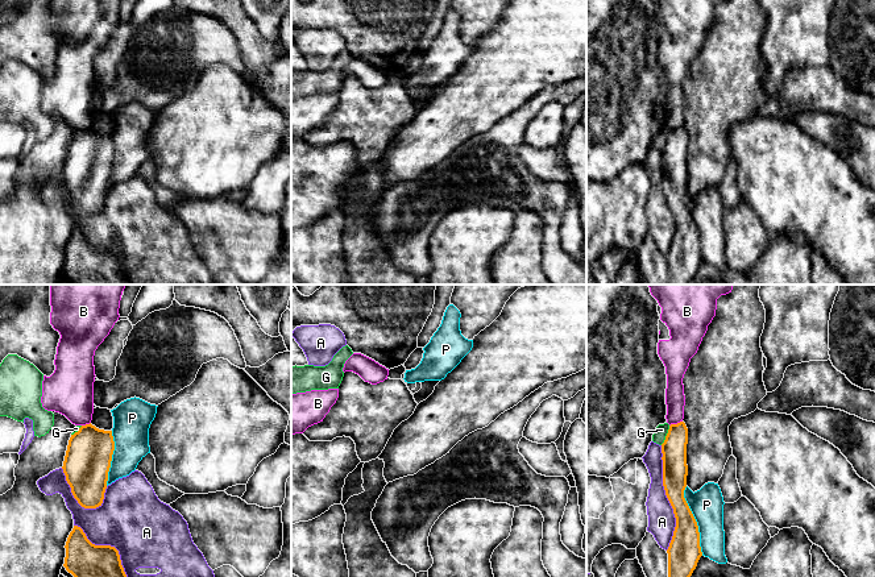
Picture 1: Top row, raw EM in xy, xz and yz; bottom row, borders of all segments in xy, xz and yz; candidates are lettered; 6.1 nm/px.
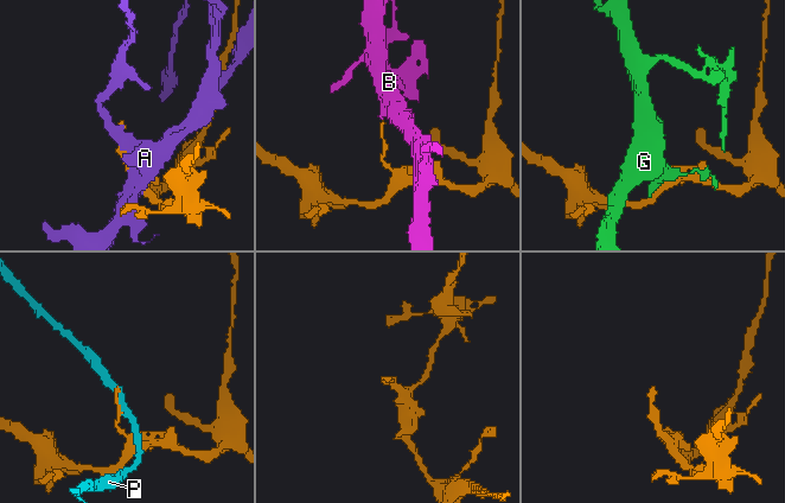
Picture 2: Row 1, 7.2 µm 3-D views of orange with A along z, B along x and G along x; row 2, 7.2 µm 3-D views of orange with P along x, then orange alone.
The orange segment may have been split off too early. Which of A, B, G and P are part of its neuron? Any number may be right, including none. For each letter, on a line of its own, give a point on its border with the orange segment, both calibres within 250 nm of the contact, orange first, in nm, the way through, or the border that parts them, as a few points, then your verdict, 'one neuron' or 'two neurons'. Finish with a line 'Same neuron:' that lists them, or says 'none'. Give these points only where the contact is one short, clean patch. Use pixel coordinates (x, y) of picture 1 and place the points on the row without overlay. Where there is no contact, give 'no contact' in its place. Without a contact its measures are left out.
A: yz (667, 202) | 160/170 nm | two neurons
B: yz (675, 129) | 150/130 nm | along yz (681, 125), (670, 131) | two neurons
G: yz (667, 140) | 160/80 nm | along yz (670, 131), (666, 144), (660, 149) | two neurons
P: yz (695, 225) | 200/200 nm | two neurons
Same neuron: none

